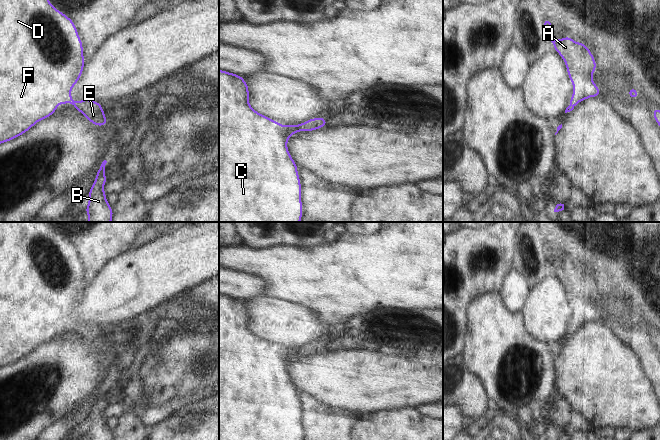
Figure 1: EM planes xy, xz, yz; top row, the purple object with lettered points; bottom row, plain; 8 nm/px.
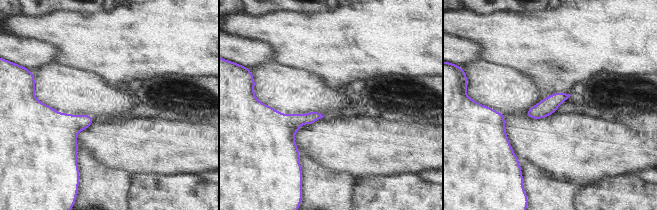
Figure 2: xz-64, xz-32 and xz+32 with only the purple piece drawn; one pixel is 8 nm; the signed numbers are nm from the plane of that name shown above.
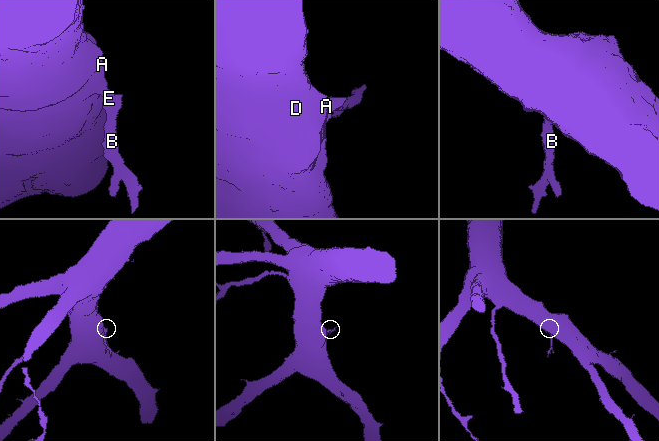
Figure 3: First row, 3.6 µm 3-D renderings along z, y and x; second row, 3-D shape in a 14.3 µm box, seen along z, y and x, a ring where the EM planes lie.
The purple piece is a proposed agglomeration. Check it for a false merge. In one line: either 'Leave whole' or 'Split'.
Leave whole

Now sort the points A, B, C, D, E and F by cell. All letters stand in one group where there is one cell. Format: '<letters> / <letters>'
A B C D E F

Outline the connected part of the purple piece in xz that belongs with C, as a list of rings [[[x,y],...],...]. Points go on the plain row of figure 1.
[[[219,293],[219,440],[302,440],[301,405],[287,365],[292,358],[326,350],[328,344],[316,341],[298,349],[281,349],[256,336],[248,325],[249,312],[243,301]]]

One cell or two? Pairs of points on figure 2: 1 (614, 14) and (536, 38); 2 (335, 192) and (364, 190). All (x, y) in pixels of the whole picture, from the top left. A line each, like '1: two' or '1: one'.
1: one
2: two

